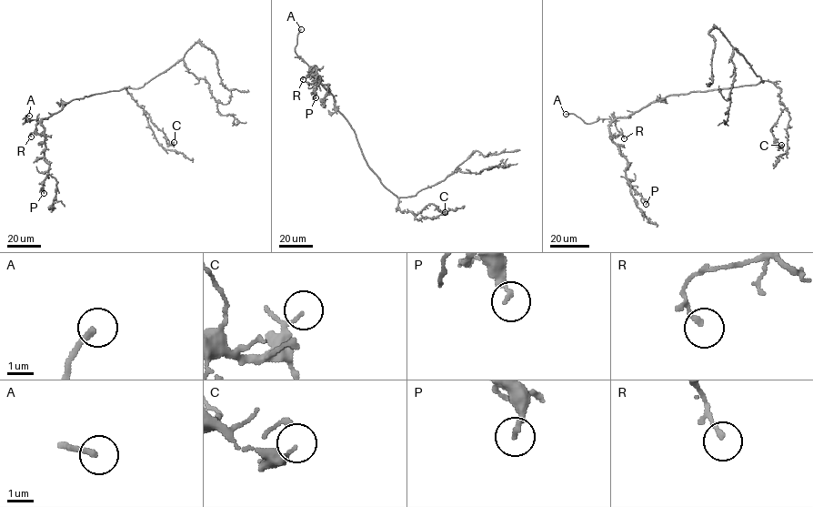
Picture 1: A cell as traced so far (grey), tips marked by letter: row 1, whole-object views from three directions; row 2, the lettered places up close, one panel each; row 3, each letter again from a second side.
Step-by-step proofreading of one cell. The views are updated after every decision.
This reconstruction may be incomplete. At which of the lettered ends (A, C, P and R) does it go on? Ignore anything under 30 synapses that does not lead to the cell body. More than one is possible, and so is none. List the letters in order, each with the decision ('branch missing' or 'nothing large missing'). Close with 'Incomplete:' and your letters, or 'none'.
A: branch missing
C: nothing large missing
P: nothing large missing
R: nothing large missing
Incomplete: A

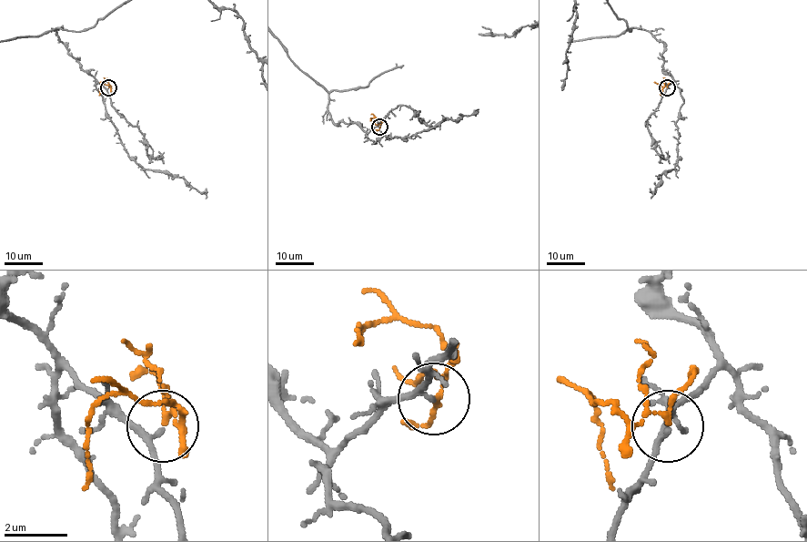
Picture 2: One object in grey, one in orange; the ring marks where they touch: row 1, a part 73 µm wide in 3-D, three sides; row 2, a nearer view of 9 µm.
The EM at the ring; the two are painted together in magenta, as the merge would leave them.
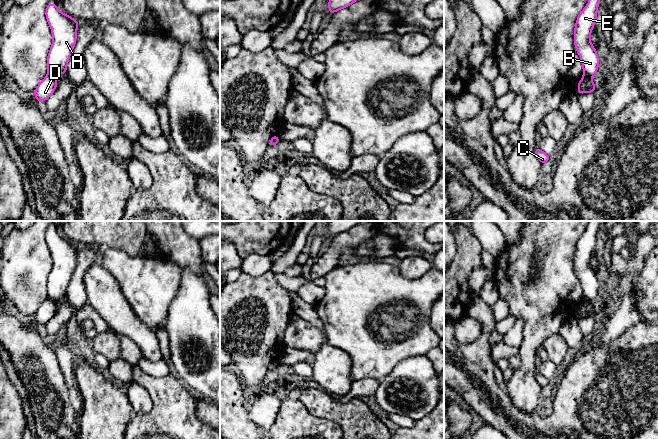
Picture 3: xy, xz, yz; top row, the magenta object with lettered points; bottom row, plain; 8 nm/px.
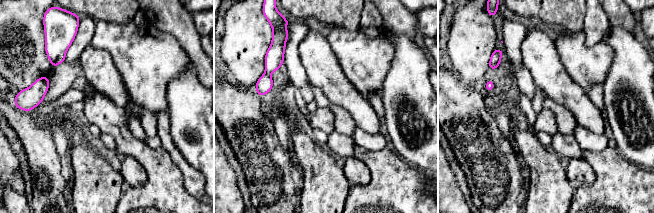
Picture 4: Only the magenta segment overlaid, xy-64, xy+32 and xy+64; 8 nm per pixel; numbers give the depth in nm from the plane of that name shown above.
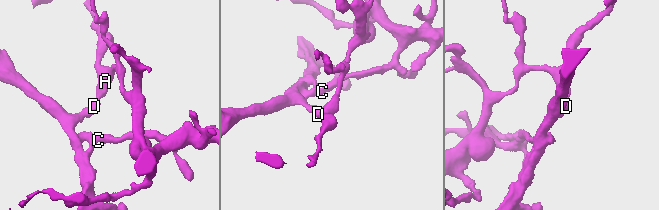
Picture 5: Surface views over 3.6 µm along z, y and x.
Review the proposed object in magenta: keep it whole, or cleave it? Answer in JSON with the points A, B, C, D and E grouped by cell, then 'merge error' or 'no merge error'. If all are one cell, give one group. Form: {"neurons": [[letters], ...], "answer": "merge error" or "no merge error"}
{"neurons": [["A", "B", "C", "E"], ["D"]], "answer": "merge error"}

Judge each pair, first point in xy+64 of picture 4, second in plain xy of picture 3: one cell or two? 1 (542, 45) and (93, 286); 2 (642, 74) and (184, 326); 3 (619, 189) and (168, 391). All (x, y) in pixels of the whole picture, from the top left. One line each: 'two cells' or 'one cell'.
1: one cell
2: one cell
3: one cell

